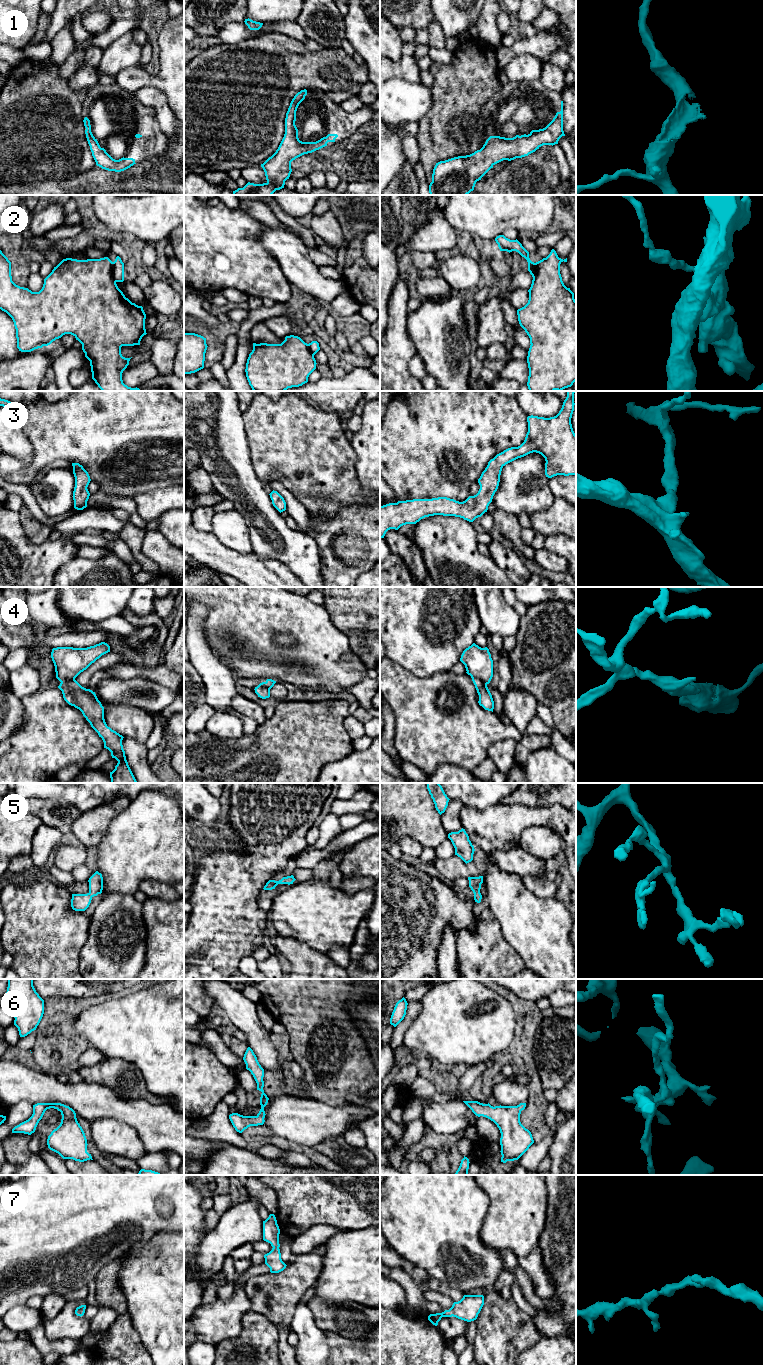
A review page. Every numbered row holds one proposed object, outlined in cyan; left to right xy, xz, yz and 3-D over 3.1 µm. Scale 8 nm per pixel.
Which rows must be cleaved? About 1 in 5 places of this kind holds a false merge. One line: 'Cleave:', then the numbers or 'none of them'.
Cleave: none of them

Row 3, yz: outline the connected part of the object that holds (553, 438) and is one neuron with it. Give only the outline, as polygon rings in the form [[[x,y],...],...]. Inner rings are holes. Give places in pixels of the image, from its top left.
[[[567,391],[567,397],[556,416],[544,418],[531,415],[527,417],[528,432],[524,442],[518,447],[504,450],[488,462],[487,467],[478,479],[480,489],[476,495],[469,496],[463,502],[447,497],[438,497],[398,501],[397,503],[380,506],[380,539],[384,538],[386,532],[390,529],[398,530],[403,525],[416,524],[421,519],[434,515],[455,516],[473,522],[476,518],[481,517],[487,512],[488,506],[498,489],[502,468],[506,464],[533,452],[539,453],[545,458],[546,477],[552,478],[557,475],[576,476],[576,434],[571,424],[575,405],[574,393],[575,391]]]

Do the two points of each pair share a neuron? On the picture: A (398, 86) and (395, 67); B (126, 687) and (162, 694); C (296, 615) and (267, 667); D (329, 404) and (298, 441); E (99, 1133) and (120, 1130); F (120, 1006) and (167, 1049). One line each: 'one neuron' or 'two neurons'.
A: two neurons
B: one neuron
C: one neuron
D: two neurons
E: one neuron
F: one neuron

